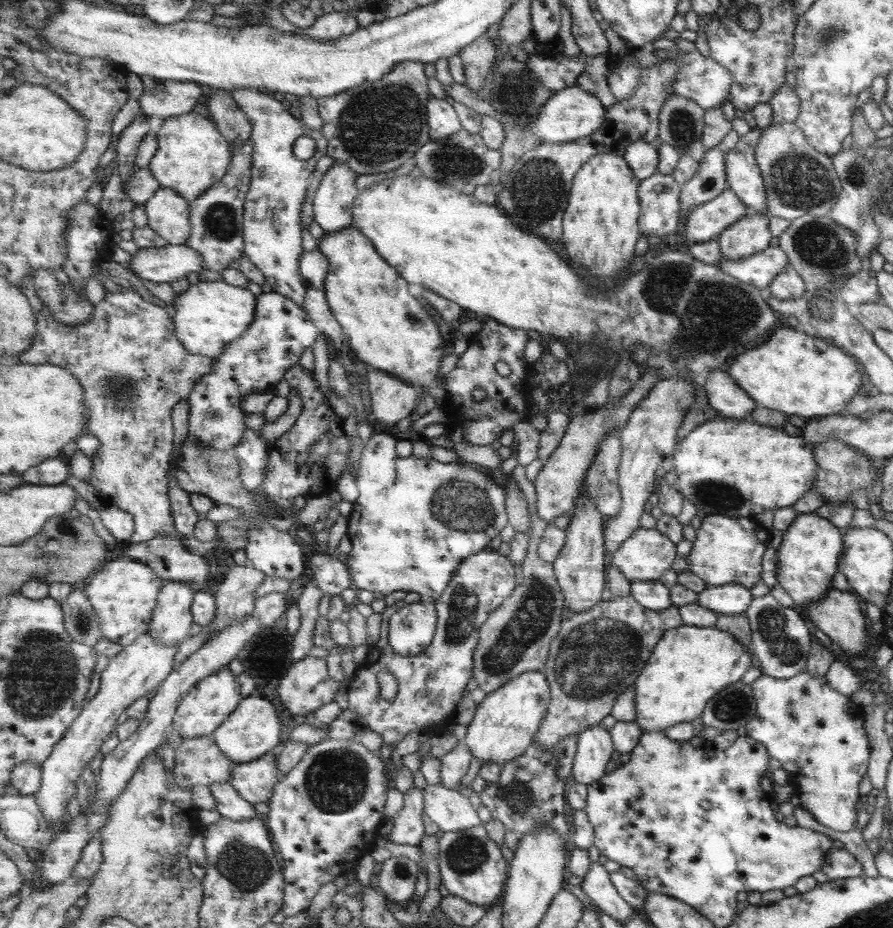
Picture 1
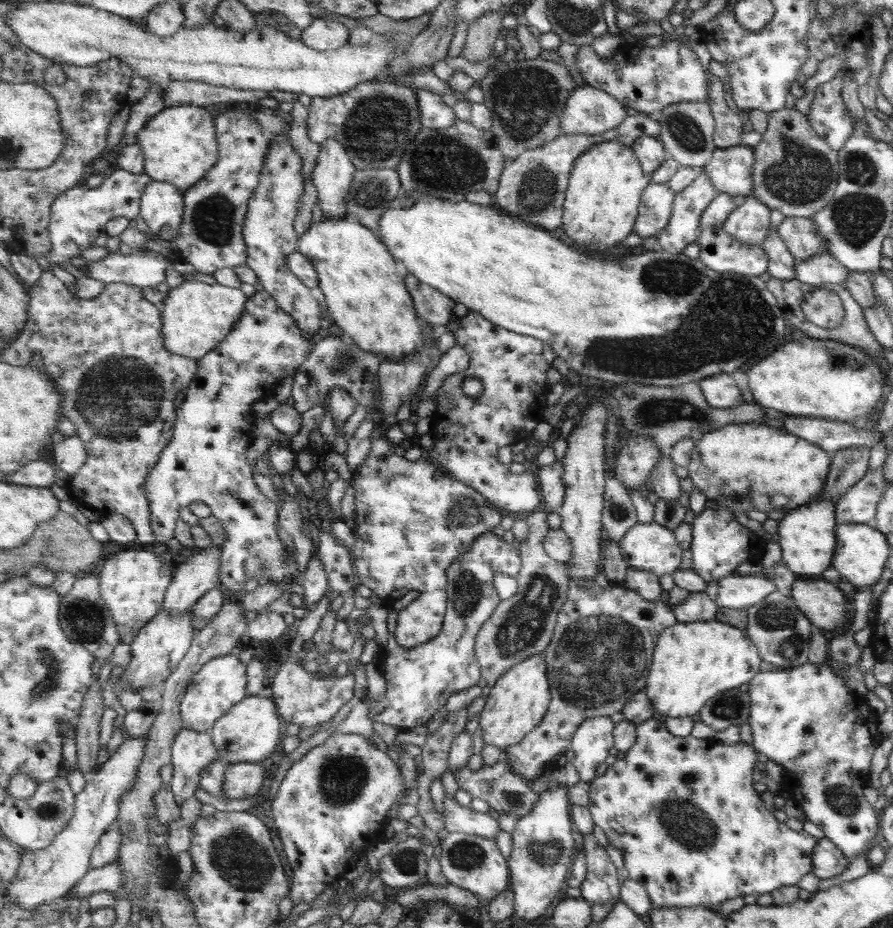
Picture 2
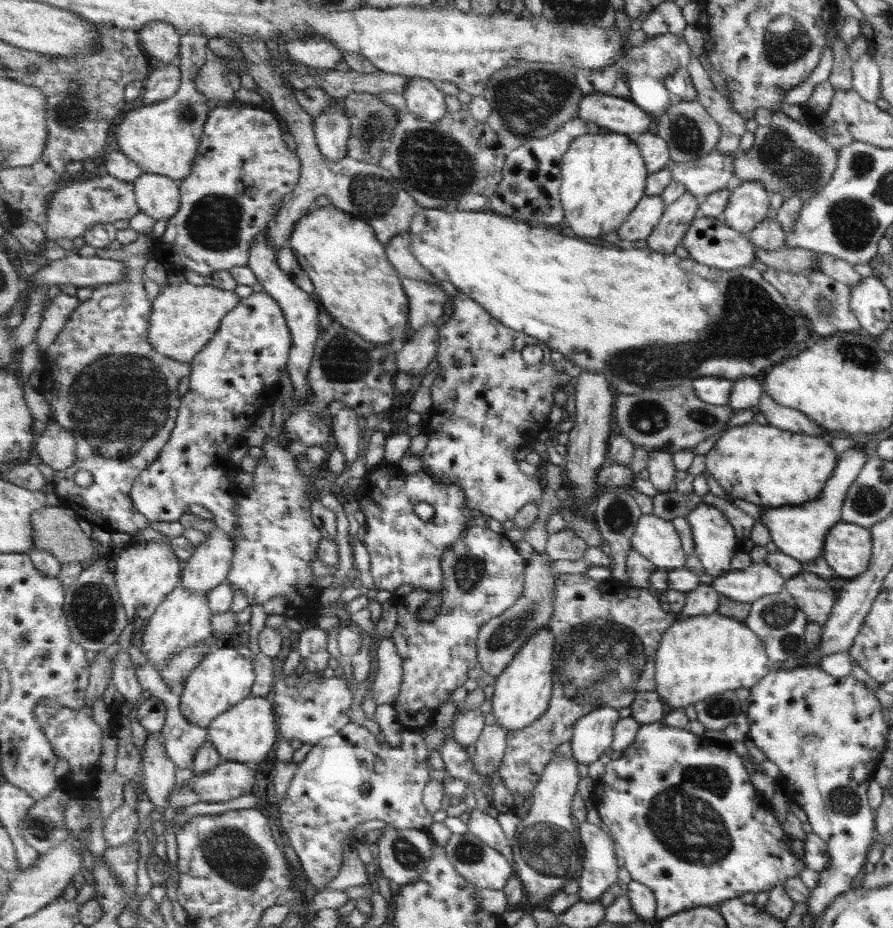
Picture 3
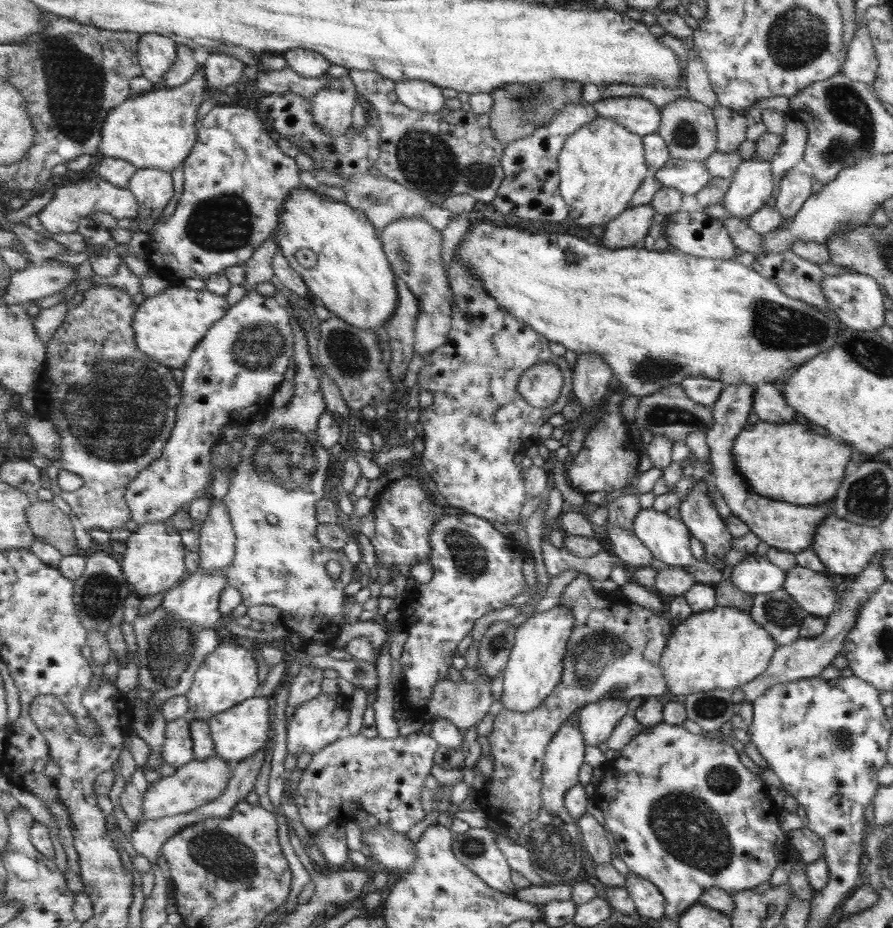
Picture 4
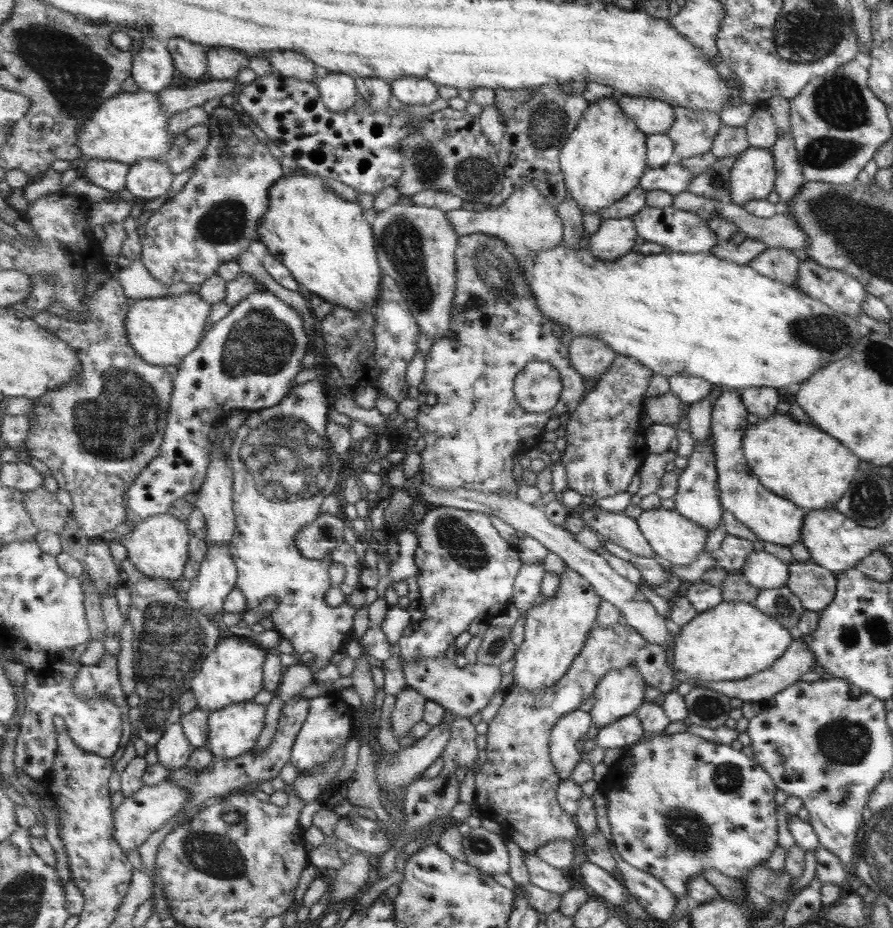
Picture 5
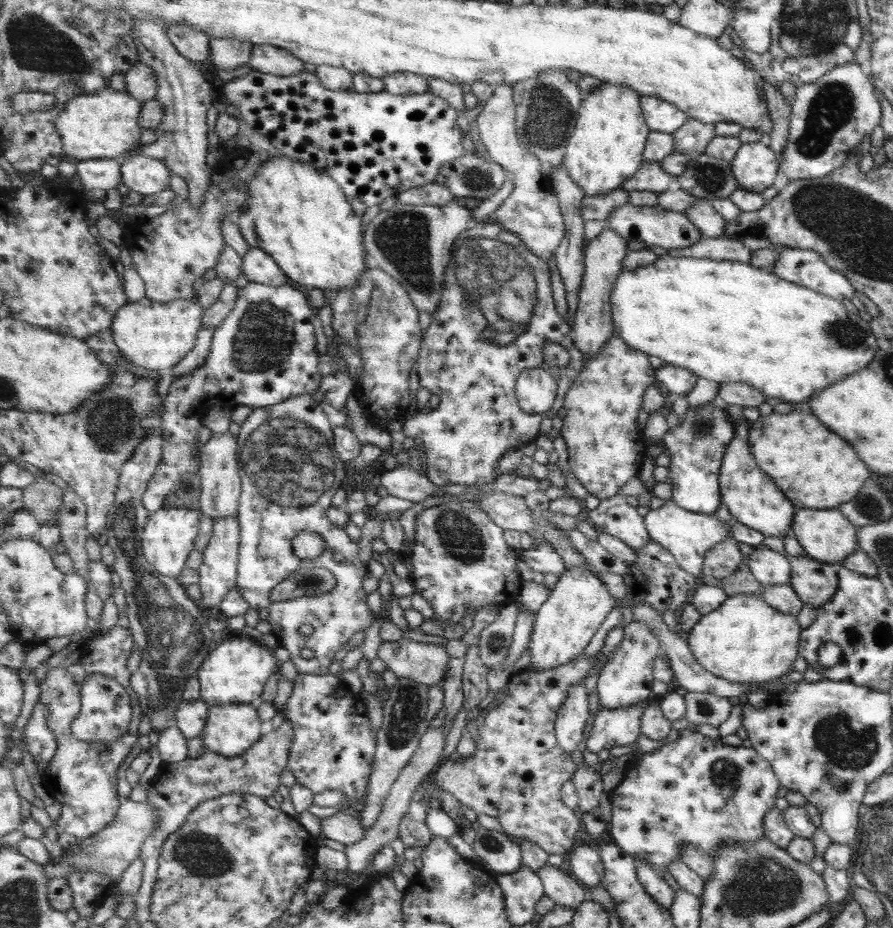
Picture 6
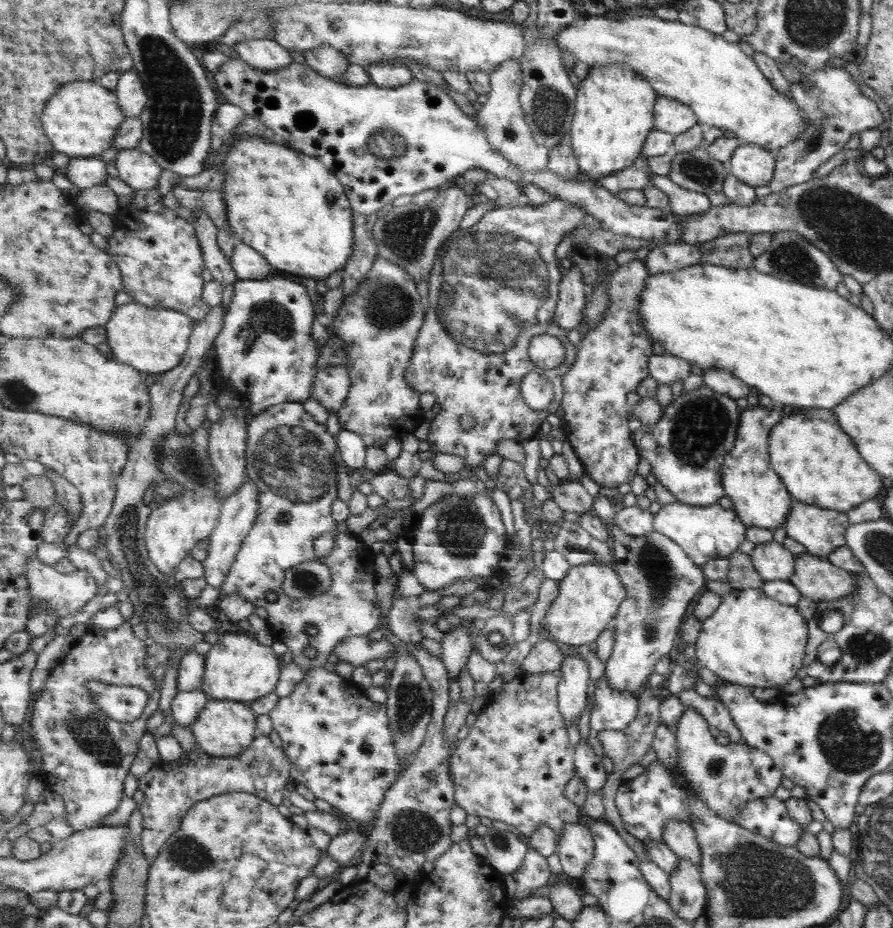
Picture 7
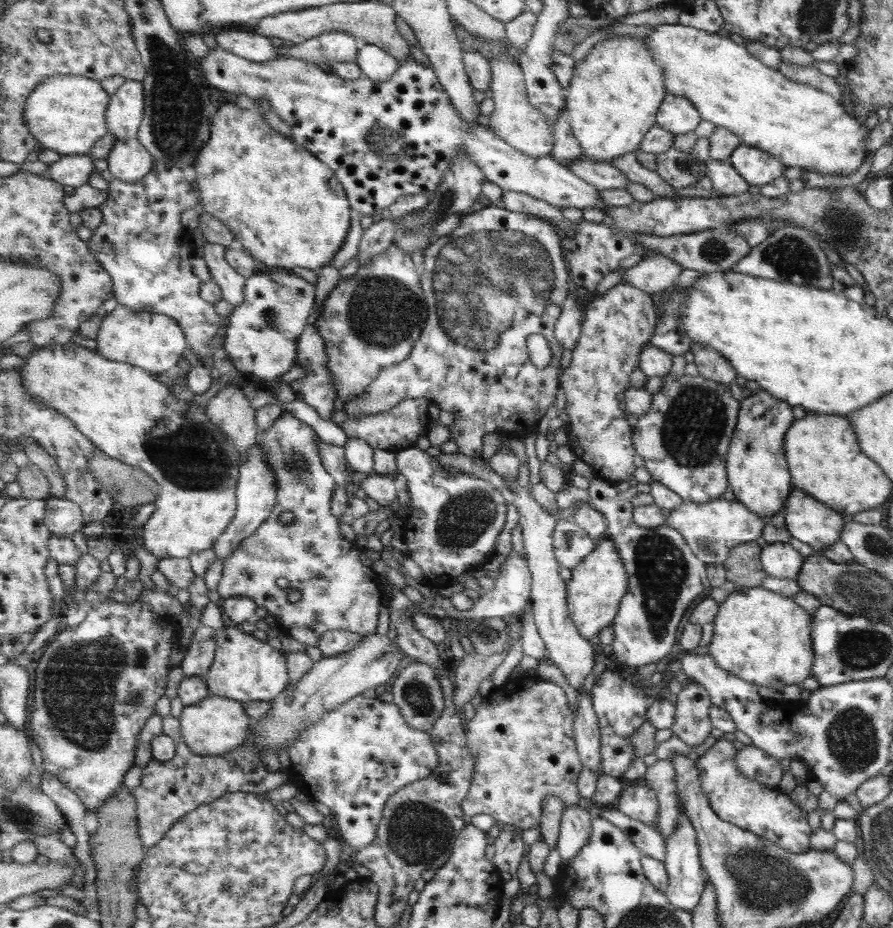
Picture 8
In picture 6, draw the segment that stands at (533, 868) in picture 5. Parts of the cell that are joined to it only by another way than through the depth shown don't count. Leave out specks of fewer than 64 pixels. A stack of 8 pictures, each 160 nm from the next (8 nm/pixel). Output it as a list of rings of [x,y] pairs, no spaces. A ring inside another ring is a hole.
[[[546,863],[537,872],[542,878],[545,894],[556,904],[577,909],[583,901],[587,900],[587,887],[562,872],[559,867]]]

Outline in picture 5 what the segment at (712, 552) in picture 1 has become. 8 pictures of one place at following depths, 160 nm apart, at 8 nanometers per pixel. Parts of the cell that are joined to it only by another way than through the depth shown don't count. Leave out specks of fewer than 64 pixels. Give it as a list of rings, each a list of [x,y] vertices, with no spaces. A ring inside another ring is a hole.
[[[707,438],[704,443],[693,445],[692,454],[689,457],[688,465],[682,469],[679,475],[679,488],[676,497],[673,499],[679,514],[689,518],[689,521],[705,530],[712,530],[723,522],[721,517],[721,506],[717,500],[717,482],[715,482],[715,458],[713,456],[712,442]]]

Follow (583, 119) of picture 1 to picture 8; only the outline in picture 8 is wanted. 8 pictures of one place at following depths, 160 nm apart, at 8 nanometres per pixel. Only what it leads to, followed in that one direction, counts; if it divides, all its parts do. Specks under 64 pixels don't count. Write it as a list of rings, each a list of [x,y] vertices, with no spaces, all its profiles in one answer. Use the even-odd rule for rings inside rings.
[[[668,94],[656,116],[656,124],[675,134],[693,132],[700,120],[700,112],[687,98]]]

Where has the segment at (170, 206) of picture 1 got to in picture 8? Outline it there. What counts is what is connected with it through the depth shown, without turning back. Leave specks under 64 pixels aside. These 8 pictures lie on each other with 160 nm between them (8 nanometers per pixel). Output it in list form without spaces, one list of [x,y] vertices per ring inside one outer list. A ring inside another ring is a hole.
[[[126,80],[119,91],[112,96],[107,114],[108,132],[115,135],[116,146],[108,156],[108,168],[115,179],[139,181],[148,177],[155,166],[153,155],[143,146],[139,138],[141,123],[145,113],[144,83]]]

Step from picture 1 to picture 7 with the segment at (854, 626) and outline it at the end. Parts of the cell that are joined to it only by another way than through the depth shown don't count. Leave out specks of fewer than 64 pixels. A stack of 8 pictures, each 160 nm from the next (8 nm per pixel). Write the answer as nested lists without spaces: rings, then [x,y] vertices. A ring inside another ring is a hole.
[[[805,551],[795,555],[793,560],[793,574],[787,582],[795,586],[800,596],[814,603],[824,603],[853,594],[853,576],[858,574],[847,572],[825,558],[812,556]]]

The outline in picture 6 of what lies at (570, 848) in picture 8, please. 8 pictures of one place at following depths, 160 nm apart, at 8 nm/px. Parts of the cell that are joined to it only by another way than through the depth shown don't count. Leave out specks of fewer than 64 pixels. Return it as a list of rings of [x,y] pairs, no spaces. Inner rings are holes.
[[[579,843],[569,851],[570,871],[584,886],[603,886],[605,867],[600,851],[593,845]]]

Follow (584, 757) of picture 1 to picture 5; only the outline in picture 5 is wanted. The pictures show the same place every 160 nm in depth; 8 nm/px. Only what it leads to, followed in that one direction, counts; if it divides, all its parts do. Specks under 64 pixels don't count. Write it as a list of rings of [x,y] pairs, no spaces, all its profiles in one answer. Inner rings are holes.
[[[637,667],[610,670],[597,685],[589,711],[595,727],[601,730],[639,710],[646,701],[647,685]]]

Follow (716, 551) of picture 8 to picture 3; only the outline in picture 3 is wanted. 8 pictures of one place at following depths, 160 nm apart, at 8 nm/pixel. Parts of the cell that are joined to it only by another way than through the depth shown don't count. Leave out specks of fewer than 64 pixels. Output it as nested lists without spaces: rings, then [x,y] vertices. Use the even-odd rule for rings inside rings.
[[[643,514],[631,539],[632,549],[667,572],[684,568],[689,554],[683,552],[681,538],[673,522],[655,514]]]

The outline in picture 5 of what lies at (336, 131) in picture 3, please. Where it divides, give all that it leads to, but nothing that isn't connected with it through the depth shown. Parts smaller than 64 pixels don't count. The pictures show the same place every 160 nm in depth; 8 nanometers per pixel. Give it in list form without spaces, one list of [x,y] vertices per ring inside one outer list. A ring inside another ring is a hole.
[[[331,71],[317,80],[317,84],[320,86],[321,100],[332,112],[345,113],[355,106],[359,92],[353,76]]]

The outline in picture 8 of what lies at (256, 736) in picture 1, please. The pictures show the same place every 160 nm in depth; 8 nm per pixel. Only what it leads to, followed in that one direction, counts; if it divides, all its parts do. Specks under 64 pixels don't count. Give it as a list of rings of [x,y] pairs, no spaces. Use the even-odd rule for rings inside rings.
[[[213,693],[193,706],[183,706],[180,716],[182,740],[203,756],[222,755],[241,746],[249,739],[253,722],[244,703]]]

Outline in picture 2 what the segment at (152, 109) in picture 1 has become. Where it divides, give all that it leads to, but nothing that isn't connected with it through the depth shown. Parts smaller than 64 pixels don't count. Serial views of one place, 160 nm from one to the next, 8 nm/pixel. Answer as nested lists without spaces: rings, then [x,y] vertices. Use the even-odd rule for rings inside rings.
[[[175,81],[163,89],[165,96],[165,110],[177,106],[199,106],[210,109],[214,104],[243,102],[251,106],[261,99],[269,98],[265,91],[237,90],[226,86],[212,85],[201,81]]]

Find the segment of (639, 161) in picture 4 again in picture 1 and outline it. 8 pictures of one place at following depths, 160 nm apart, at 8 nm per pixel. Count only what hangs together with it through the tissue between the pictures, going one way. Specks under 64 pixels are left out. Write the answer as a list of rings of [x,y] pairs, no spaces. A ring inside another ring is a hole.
[[[606,152],[592,156],[581,168],[574,179],[572,194],[568,202],[568,209],[564,214],[564,242],[571,254],[575,266],[587,268],[593,276],[599,278],[613,278],[623,272],[629,260],[636,256],[636,244],[643,234],[640,227],[641,199],[640,180],[633,174],[632,167],[625,162],[625,157]]]

